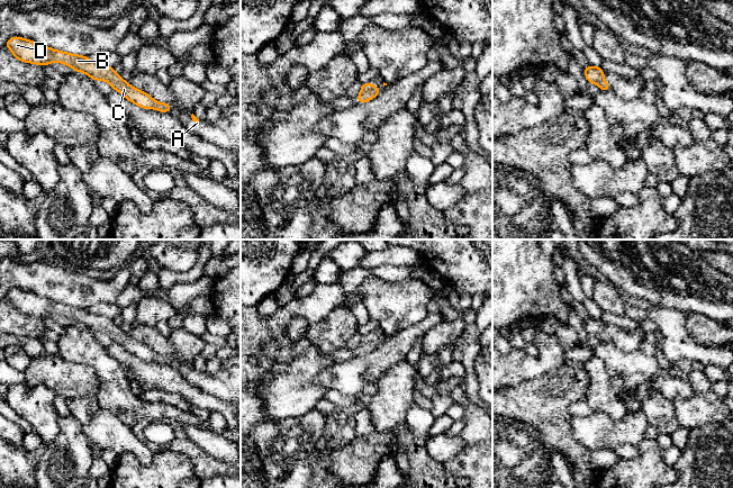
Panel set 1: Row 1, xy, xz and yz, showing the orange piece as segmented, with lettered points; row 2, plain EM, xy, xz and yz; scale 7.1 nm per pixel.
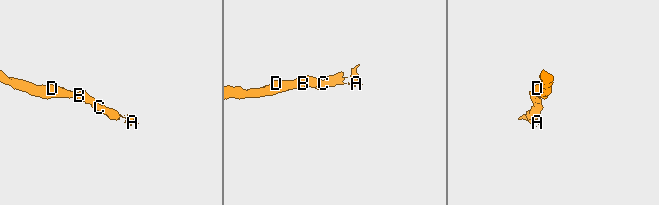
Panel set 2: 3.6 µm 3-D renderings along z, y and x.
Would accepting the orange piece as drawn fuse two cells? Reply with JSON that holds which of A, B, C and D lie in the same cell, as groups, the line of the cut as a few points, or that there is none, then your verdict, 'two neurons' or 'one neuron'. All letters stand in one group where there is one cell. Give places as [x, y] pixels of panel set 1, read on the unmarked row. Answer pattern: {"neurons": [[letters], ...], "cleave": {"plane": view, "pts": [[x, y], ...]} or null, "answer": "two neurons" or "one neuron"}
{"neurons": [["A", "B", "C", "D"]], "cleave": null, "answer": "one neuron"}

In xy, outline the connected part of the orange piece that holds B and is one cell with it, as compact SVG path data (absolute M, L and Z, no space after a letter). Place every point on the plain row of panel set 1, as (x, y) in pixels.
M18 288L8 291L4 297L19 313L42 318L60 314L71 318L76 324L85 325L93 333L103 332L108 334L114 342L120 344L124 350L144 361L156 361L161 364L169 364L173 360L172 356L155 353L146 344L128 336L111 318L91 313L89 308L56 302Z

